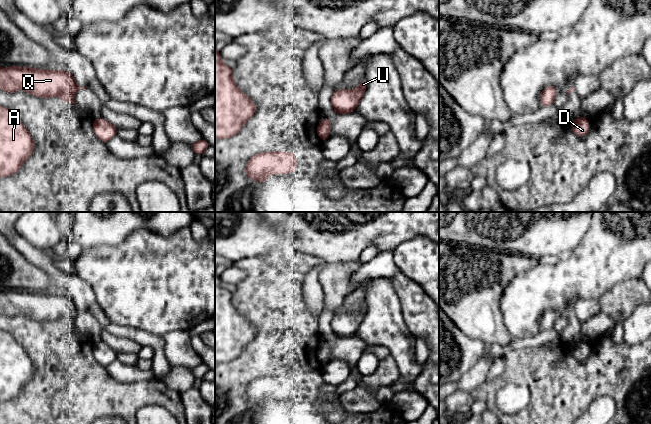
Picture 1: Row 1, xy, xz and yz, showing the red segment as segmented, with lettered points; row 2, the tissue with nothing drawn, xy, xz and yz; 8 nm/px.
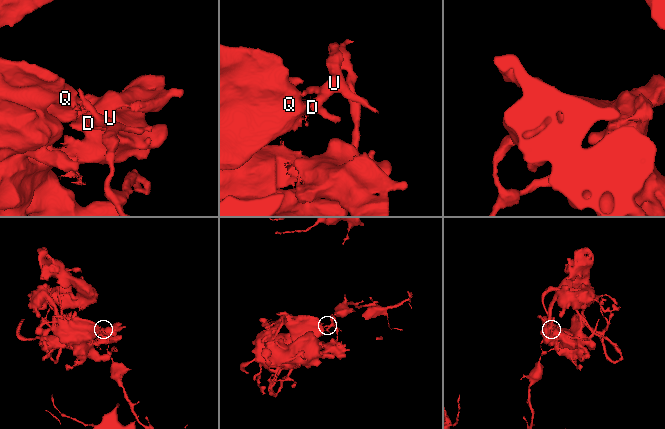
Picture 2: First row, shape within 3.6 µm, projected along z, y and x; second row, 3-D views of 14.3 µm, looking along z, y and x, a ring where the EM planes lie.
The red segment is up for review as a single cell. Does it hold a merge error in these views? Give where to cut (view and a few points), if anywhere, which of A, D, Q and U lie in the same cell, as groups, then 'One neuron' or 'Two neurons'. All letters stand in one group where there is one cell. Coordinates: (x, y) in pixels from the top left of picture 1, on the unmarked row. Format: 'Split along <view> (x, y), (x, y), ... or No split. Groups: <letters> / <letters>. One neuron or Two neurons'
Split along yz (582, 341), (578, 343). Groups: A Q / D U. Two neurons

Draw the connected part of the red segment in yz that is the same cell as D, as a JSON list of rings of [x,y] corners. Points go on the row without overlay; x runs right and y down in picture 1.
[[[579,342],[572,345],[571,354],[579,361],[585,361],[589,356],[589,344]]]

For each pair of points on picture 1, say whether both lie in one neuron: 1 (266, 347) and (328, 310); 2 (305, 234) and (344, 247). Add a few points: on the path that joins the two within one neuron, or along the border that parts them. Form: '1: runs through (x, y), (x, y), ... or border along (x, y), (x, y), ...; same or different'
1: border along (317, 320), (317, 328), (320, 335); different
2: runs through (315, 234), (332, 235), (334, 237); same

